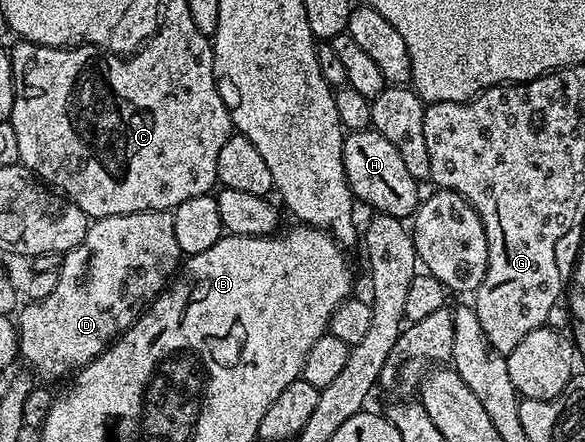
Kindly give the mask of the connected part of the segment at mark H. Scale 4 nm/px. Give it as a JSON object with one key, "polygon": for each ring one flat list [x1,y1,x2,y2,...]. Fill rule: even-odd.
{"polygon":[[374,129,350,132,343,140,343,164,345,165,345,177,351,187,351,194,381,215,392,215,404,221,410,220,421,202,419,195,420,180,409,173,405,161,401,161,401,153,397,148,385,141,381,133]]}

